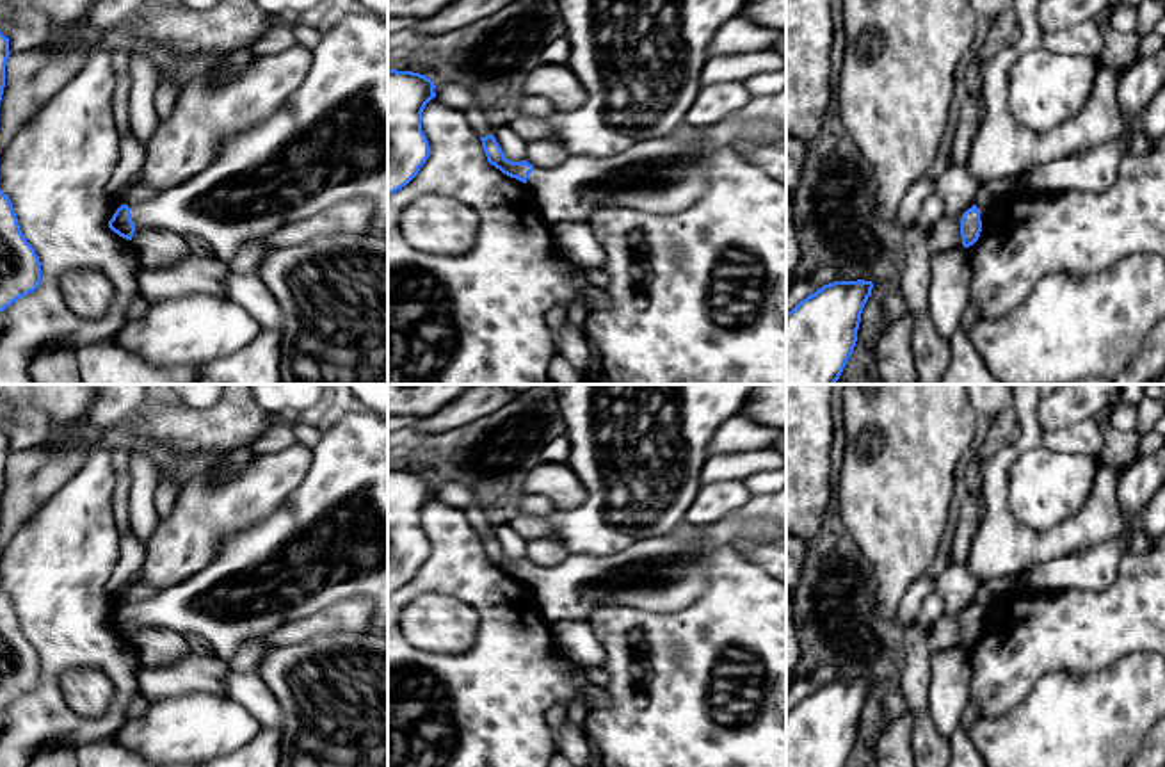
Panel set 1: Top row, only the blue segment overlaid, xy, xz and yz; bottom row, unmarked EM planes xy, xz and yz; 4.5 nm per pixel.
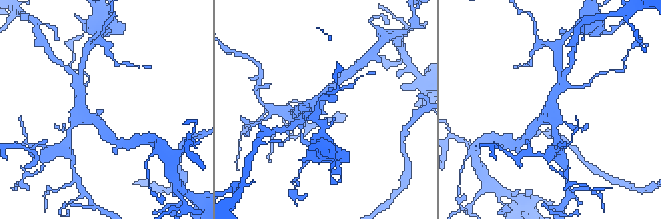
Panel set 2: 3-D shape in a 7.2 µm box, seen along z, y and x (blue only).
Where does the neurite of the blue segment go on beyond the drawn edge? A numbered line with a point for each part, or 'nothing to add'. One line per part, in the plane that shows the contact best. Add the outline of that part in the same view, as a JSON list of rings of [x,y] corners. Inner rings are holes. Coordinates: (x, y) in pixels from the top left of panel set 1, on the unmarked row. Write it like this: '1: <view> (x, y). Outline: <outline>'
1: xy (328, 541). Outline: [[[347,384],[359,408],[322,432],[302,482],[267,518],[221,541],[217,557],[187,580],[128,603],[137,628],[158,626],[199,635],[229,664],[237,648],[350,596],[372,601],[375,630],[388,630],[388,384]]]

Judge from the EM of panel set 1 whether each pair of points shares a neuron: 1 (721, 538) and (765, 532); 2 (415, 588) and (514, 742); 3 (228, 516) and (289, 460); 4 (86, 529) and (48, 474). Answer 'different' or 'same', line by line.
1: same
2: same
3: same
4: different

